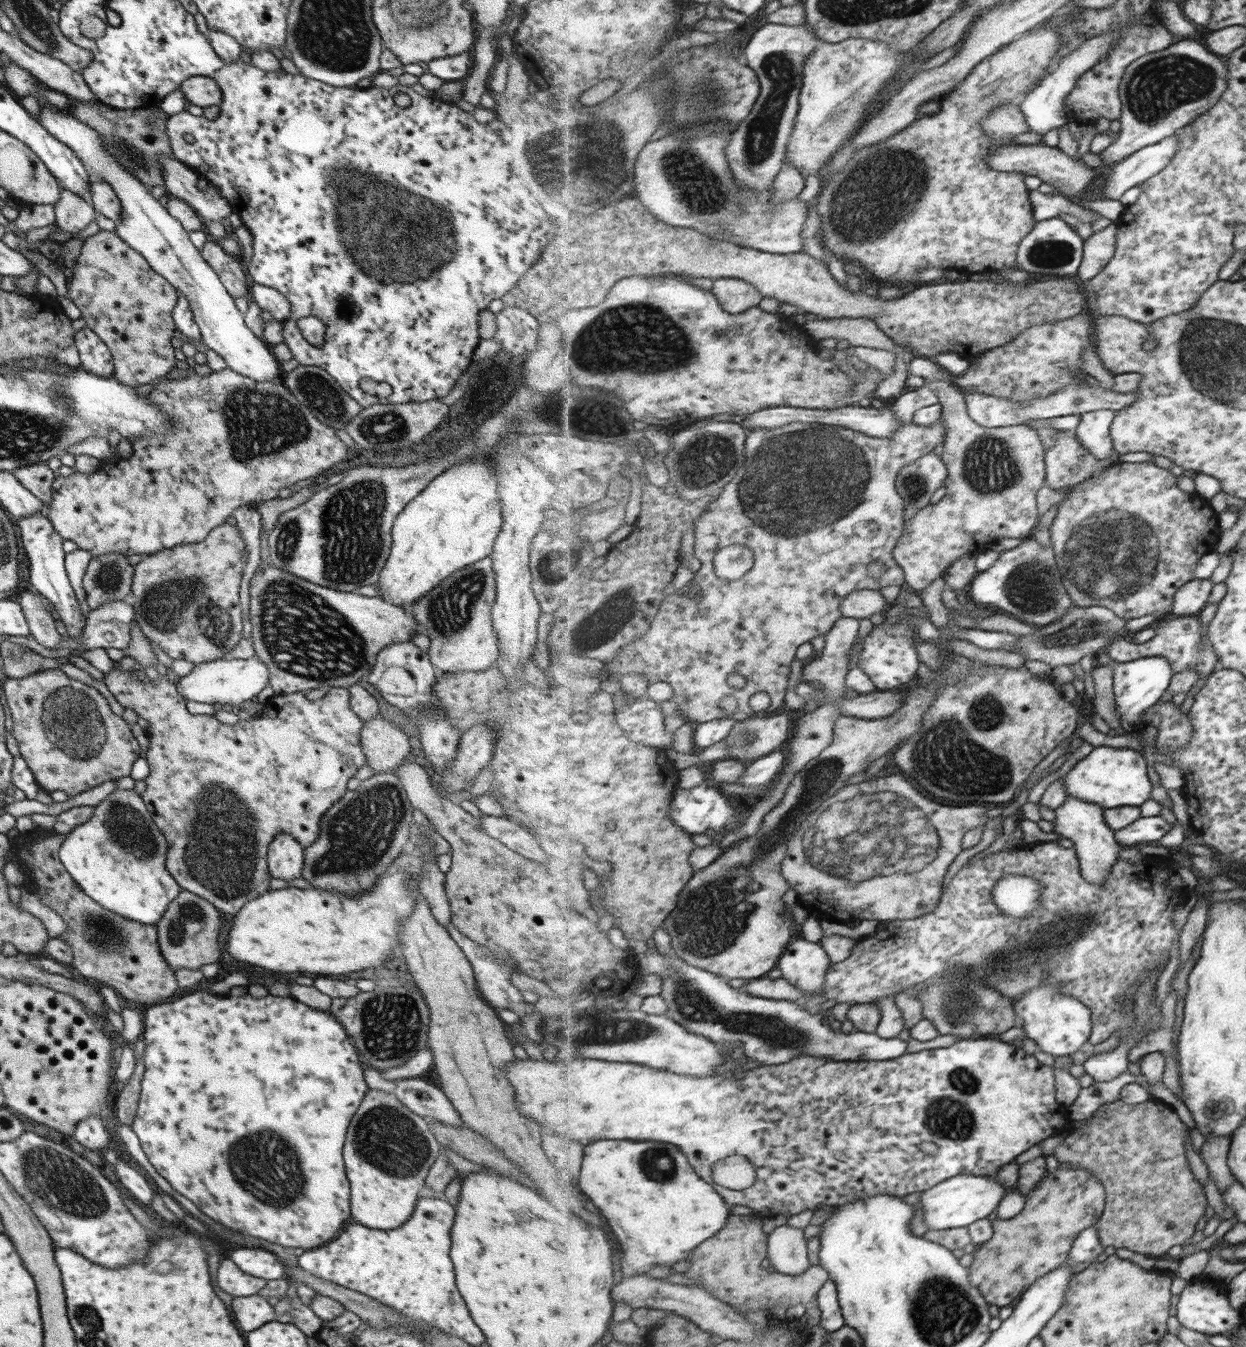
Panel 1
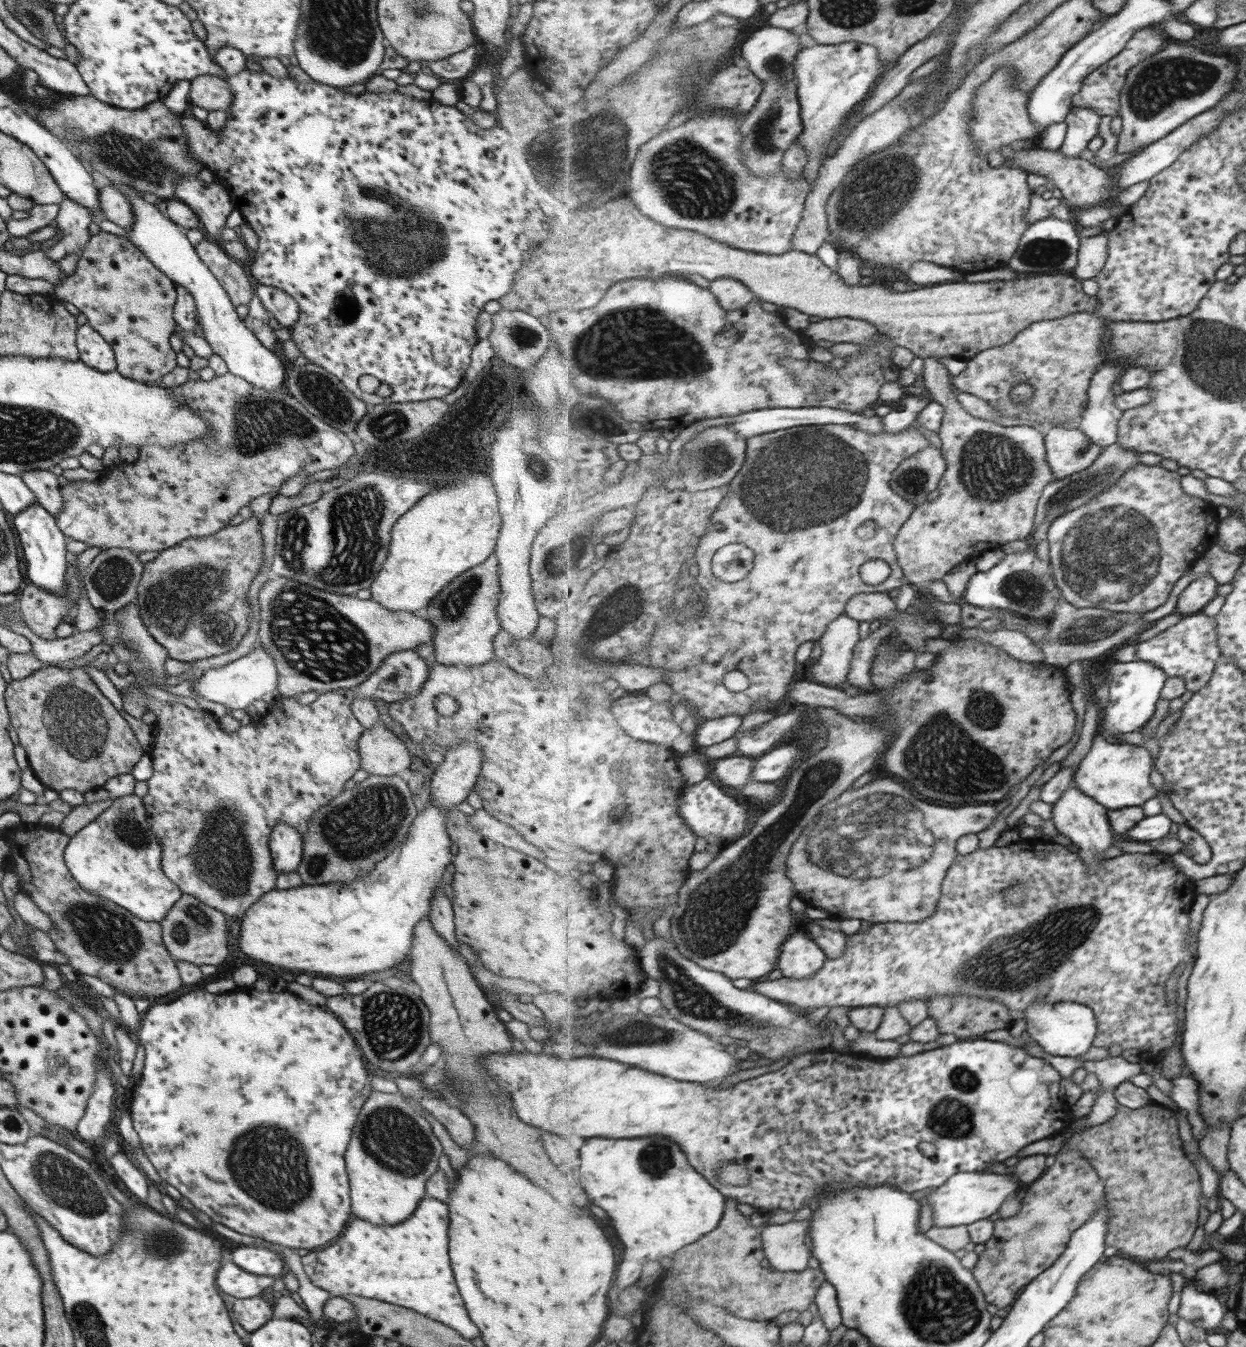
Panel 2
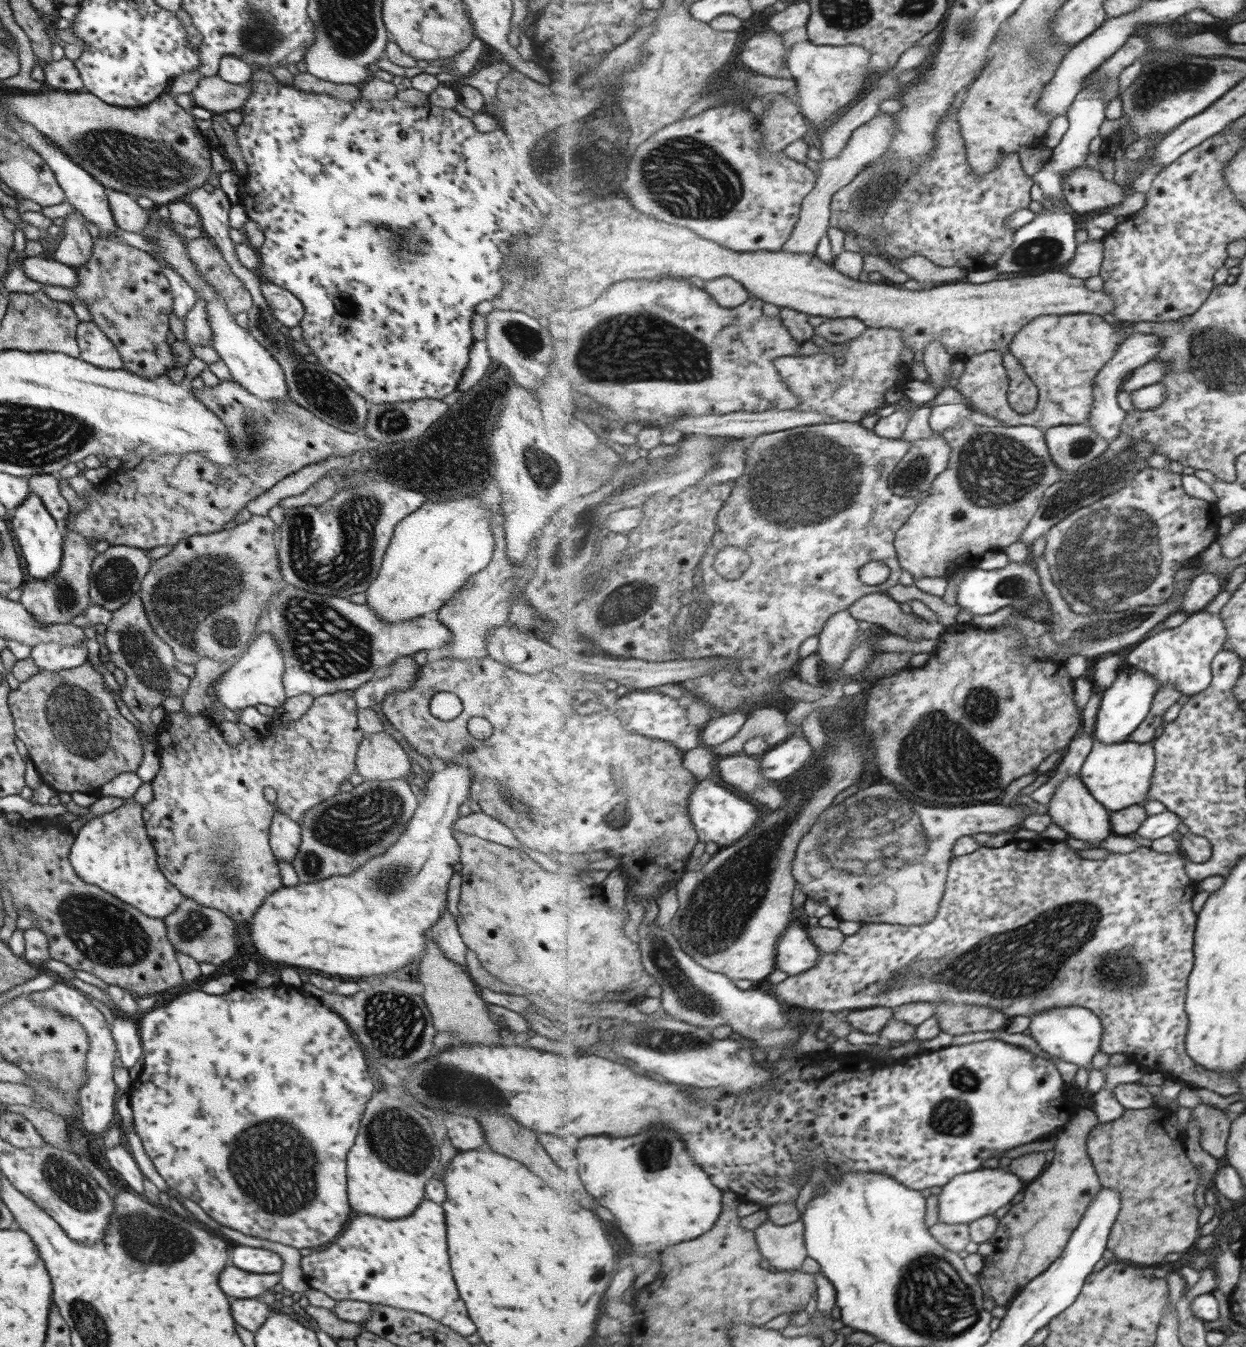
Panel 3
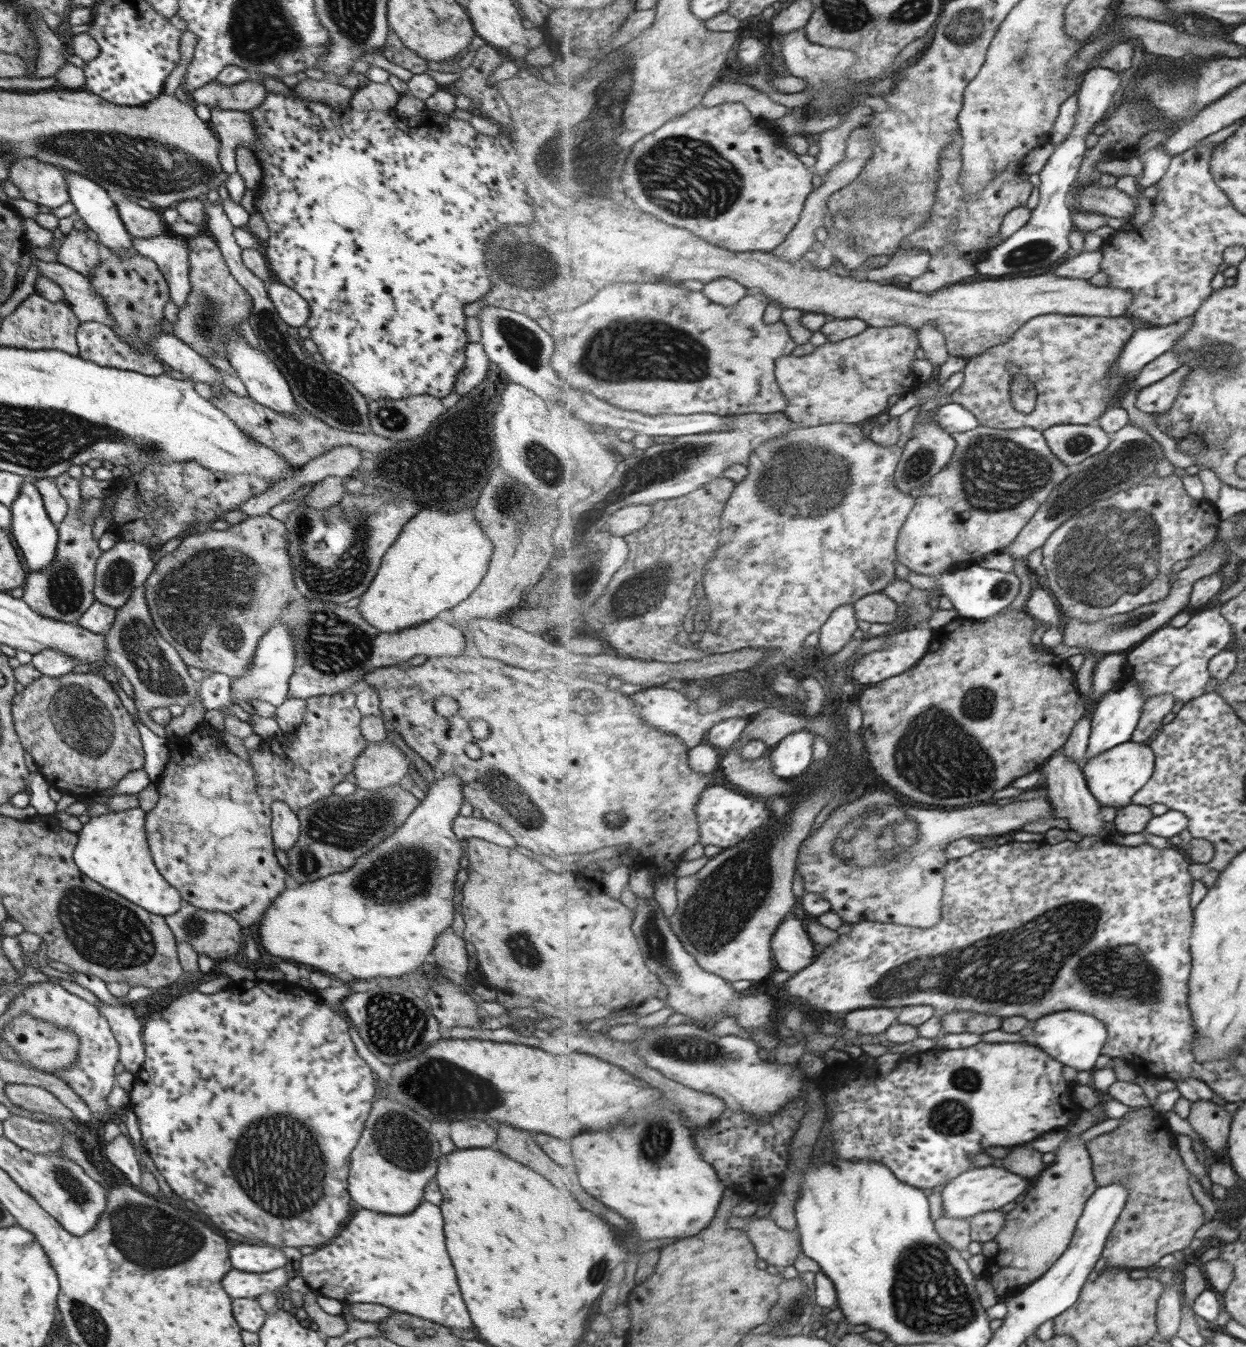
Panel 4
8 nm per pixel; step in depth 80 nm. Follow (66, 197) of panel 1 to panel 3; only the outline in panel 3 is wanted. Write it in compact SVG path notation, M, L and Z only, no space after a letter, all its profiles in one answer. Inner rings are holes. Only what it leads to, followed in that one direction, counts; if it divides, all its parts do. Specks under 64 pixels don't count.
M73 209L72 213L64 217L65 223L62 226L62 241L58 250L54 254L54 261L61 264L78 268L86 263L92 255L94 241L88 232L84 219L77 210Z

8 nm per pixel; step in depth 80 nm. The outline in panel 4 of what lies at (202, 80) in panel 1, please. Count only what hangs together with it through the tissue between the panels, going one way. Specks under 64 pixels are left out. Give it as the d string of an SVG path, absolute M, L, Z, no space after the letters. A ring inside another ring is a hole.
M249 78L228 86L213 80L187 93L194 104L206 104L210 109L220 107L240 112L247 112L260 106L267 97L267 90L262 82L251 81Z

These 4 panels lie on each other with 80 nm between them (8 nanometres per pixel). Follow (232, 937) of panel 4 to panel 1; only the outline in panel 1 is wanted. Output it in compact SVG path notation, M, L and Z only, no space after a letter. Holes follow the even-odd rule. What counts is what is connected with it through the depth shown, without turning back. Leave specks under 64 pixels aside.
M184 889L180 894L168 905L163 917L155 924L158 931L158 942L160 950L166 962L171 966L170 970L180 970L180 968L190 968L190 970L198 970L205 964L214 964L220 958L222 950L220 946L224 946L224 942L220 942L220 917L221 911L216 906L210 904L204 898L196 896Z

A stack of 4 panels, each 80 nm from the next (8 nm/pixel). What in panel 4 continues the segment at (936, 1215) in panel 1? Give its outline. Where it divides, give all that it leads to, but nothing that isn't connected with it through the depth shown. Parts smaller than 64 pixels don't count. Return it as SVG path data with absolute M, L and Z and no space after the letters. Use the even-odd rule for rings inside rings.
M995 1165L987 1167L976 1167L960 1177L952 1180L952 1183L945 1186L942 1193L944 1197L944 1212L950 1218L964 1218L964 1220L972 1220L978 1217L982 1212L1000 1211L1004 1206L1016 1203L1020 1196L1025 1195L1030 1190L1032 1182L1020 1174L1010 1172L1005 1166L1004 1168Z

